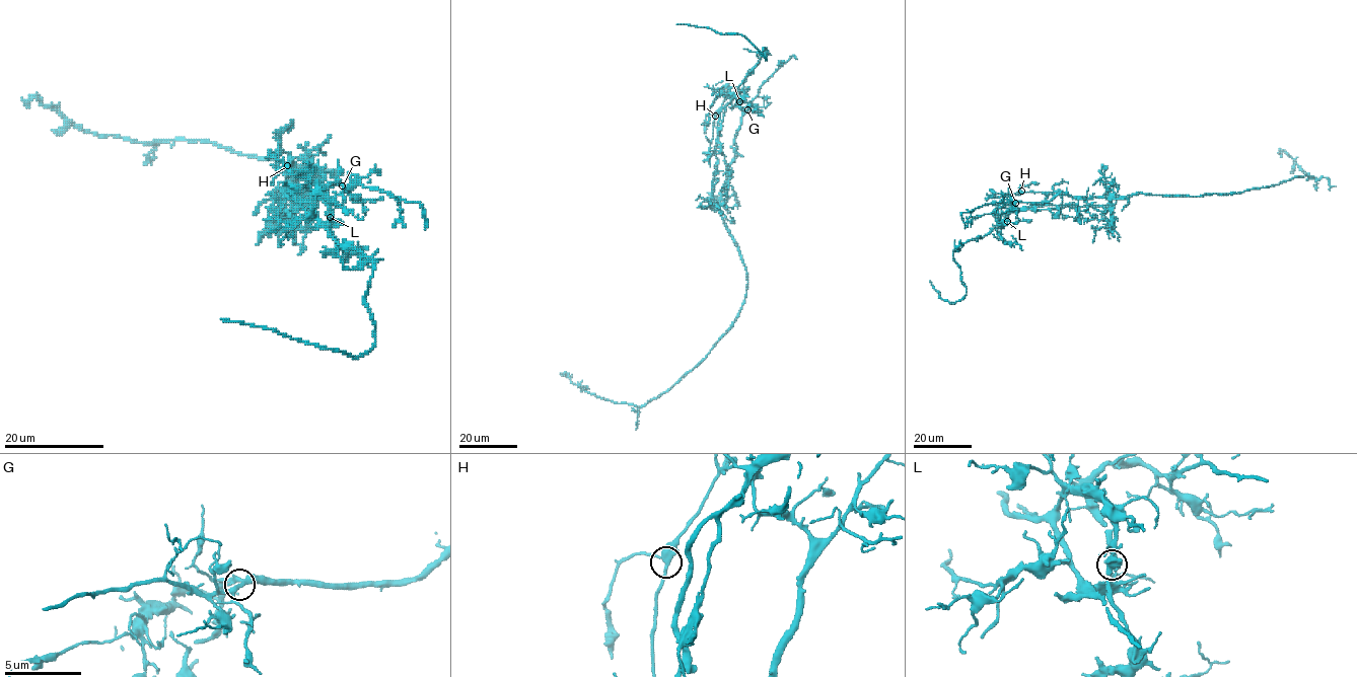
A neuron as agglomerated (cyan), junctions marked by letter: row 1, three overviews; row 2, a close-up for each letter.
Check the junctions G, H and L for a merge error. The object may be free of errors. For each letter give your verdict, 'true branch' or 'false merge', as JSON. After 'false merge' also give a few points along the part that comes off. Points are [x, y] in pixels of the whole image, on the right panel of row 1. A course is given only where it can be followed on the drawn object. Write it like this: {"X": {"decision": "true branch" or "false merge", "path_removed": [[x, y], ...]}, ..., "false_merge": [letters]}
{"G": {"decision": "true branch"}, "H": {"decision": "true branch"}, "L": {"decision": "false merge", "path_removed": [[1007, 221], [1013, 202], [1050, 202], [1065, 194], [1201, 196], [1312, 177], [1279, 151]]}, "false_merge": ["L"]}

